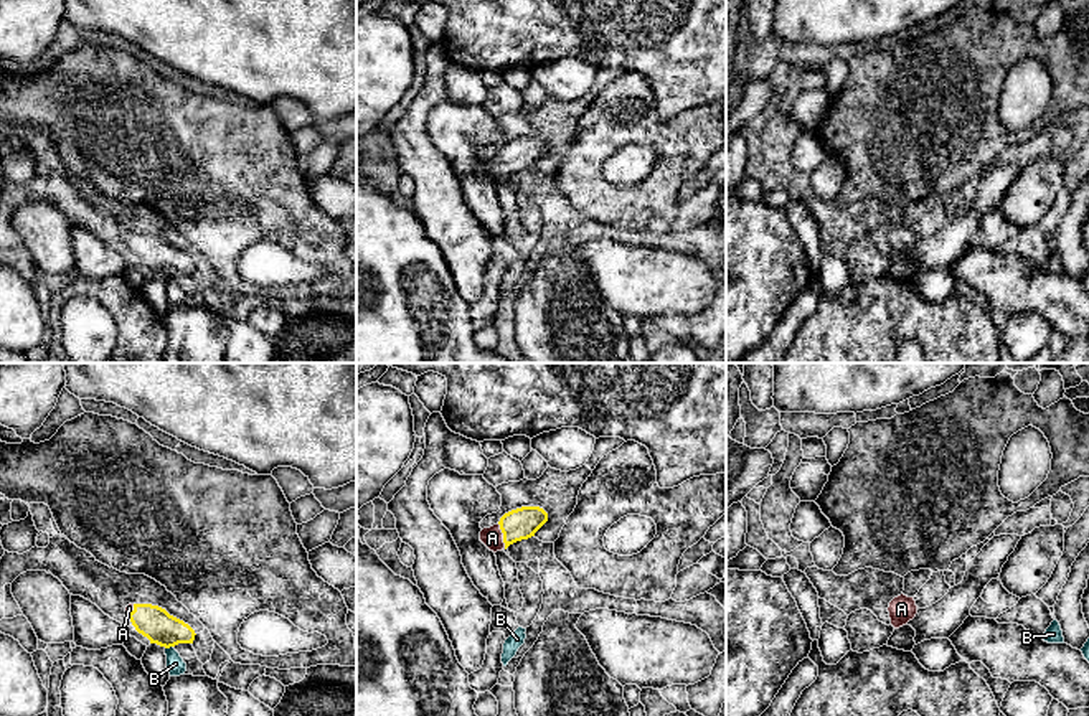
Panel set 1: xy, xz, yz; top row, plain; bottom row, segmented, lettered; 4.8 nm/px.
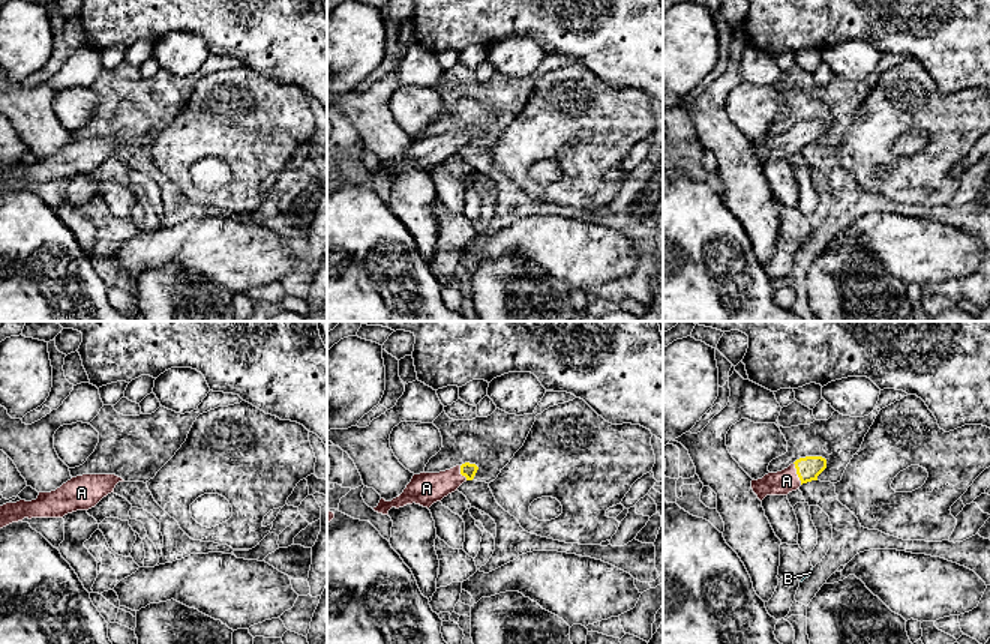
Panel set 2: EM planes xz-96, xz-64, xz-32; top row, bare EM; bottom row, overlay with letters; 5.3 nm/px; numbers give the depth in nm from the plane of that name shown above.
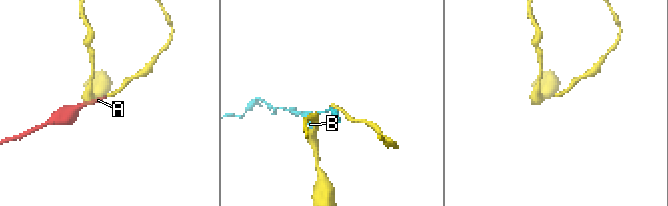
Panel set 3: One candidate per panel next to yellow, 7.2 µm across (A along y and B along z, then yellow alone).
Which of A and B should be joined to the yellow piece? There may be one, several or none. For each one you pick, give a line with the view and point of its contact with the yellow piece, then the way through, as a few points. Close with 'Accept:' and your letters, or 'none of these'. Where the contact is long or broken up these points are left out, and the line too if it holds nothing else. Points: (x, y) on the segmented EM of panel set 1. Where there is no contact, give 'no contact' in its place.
A: contact xz (504, 536); way xz (522, 523), (515, 525), (504, 536), (492, 538)
Accept: A

